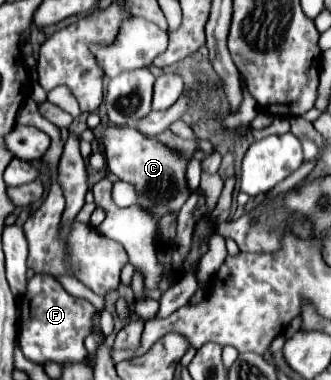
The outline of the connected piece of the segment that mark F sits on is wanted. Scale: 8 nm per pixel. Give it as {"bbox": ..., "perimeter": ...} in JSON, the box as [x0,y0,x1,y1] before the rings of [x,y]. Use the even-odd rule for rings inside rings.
{"bbox":[19,274,95,364],"perimeter":[[[35,274],[29,280],[27,294],[21,298],[21,326],[19,326],[19,346],[31,362],[45,364],[47,360],[83,362],[87,360],[87,348],[83,344],[85,336],[91,332],[91,316],[95,308],[81,298],[71,296],[63,286],[49,274]]]}

